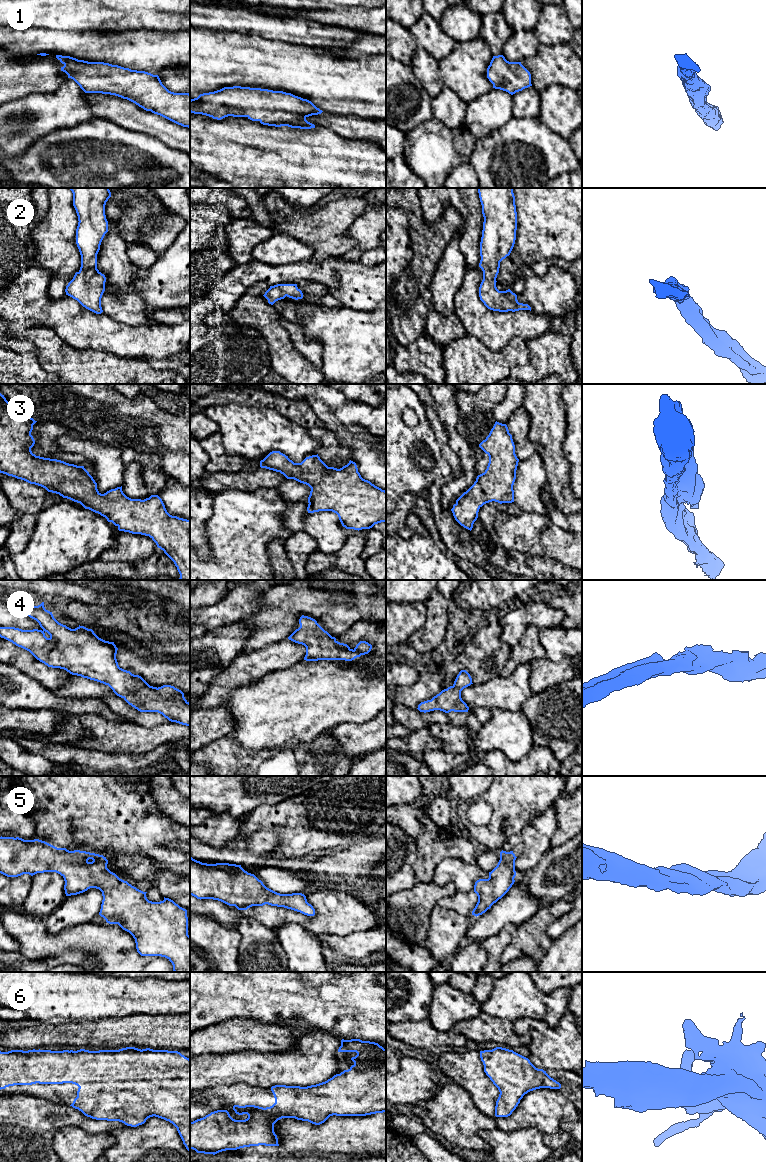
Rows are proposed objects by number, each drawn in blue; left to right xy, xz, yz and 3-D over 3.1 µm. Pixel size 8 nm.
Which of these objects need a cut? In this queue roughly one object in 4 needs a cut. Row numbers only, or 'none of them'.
none of them

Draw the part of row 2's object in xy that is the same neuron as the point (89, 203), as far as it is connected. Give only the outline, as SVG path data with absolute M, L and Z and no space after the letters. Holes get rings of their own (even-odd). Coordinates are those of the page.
M69 188L78 216L76 244L81 255L81 267L66 286L66 295L96 313L103 312L101 298L106 277L97 269L97 254L108 232L105 205L111 197L109 188Z

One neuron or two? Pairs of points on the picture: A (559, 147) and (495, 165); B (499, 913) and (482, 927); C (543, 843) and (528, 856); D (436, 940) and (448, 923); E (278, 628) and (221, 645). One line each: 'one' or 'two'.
A: one
B: one
C: one
D: one
E: two

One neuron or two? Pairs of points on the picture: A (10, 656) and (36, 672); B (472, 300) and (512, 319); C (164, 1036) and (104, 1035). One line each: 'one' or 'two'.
A: one
B: one
C: one

